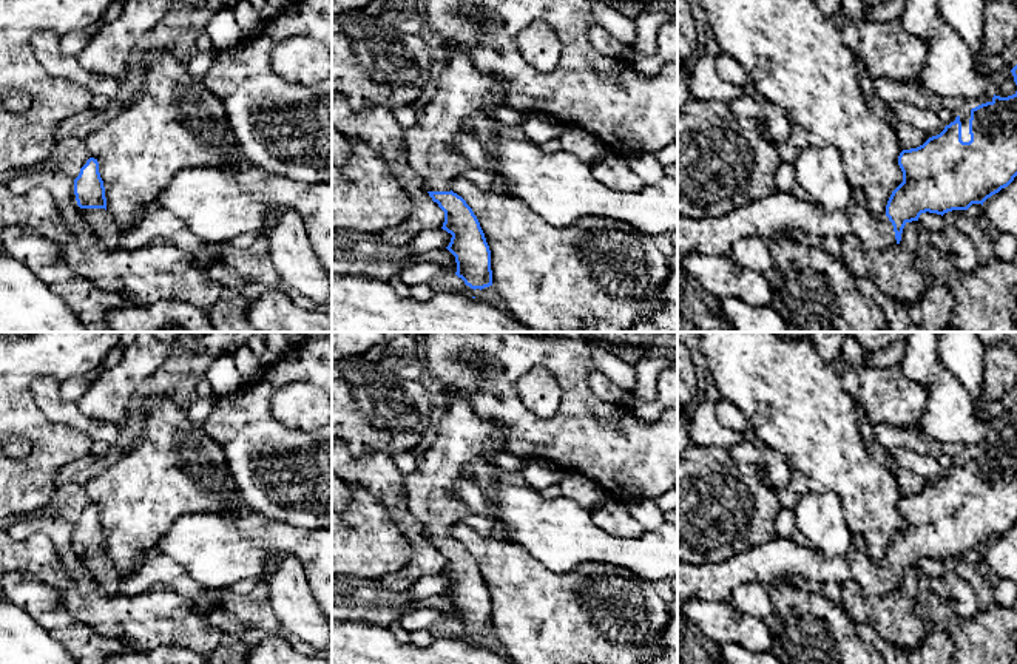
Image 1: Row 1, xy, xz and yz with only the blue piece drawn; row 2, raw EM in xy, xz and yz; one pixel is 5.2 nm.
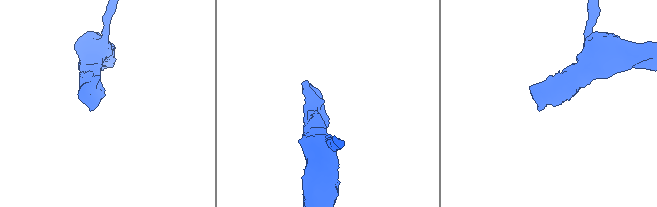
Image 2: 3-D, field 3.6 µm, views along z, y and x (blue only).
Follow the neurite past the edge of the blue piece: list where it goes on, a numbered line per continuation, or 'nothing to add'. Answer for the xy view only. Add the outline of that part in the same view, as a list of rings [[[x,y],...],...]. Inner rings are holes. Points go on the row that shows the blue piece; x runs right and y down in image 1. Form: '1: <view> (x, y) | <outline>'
1: xy (102, 224) | [[[80,208],[80,213],[105,247],[117,249],[123,232],[105,208]]]

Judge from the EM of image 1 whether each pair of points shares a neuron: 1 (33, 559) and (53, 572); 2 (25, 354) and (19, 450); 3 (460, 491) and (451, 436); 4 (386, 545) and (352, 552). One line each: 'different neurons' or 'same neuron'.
1: same neuron
2: different neurons
3: different neurons
4: same neuron

